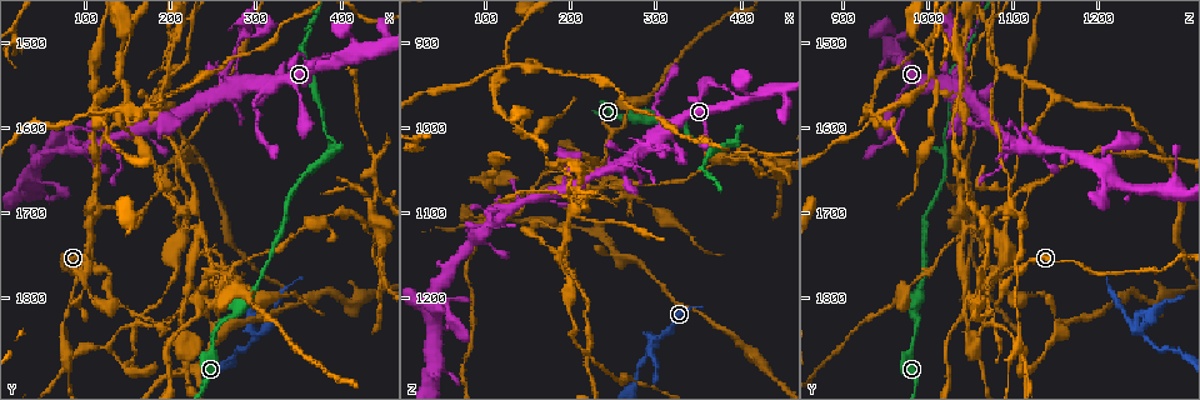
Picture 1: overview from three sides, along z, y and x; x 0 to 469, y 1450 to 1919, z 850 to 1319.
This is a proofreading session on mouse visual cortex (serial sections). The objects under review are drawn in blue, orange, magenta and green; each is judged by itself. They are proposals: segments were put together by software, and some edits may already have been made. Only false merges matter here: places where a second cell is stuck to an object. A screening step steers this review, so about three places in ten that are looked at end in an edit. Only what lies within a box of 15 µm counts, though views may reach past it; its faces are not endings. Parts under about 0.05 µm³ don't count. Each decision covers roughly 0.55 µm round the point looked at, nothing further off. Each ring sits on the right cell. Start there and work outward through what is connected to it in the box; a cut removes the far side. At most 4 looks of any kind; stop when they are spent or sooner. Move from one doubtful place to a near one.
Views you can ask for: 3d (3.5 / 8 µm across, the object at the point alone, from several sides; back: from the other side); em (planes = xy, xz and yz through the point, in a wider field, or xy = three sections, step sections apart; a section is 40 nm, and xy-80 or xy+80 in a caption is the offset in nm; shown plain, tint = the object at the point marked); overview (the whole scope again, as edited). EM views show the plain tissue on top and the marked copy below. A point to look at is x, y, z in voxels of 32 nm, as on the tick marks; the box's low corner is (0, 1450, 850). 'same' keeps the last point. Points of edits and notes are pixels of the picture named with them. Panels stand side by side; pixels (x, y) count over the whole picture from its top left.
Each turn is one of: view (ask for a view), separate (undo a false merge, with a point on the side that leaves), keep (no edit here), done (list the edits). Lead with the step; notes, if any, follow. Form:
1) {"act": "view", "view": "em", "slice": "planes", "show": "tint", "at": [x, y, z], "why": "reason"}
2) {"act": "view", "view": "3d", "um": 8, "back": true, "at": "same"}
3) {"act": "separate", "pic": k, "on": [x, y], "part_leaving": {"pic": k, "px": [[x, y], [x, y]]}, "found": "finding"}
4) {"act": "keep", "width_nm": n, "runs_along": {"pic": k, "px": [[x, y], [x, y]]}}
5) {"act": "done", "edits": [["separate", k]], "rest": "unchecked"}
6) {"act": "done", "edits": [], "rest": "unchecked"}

{"act": "view", "view": "3d", "um": 3.5, "back": true, "at": [250, 1845, 985]}

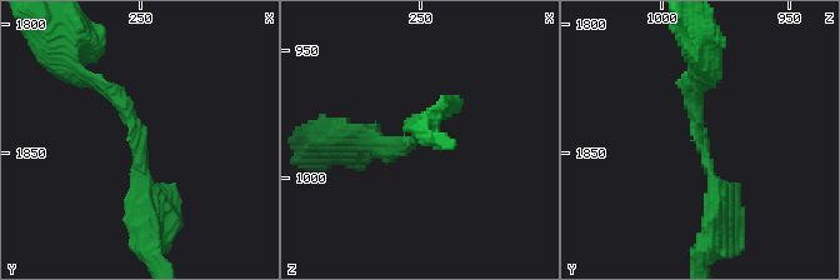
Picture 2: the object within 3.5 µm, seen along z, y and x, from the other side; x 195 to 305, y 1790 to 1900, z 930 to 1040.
{"act": "view", "view": "em", "slice": "xy", "step": 1, "show": "tint", "at": [251, 1846, 985], "arm_widths_nm": [200, 300]}

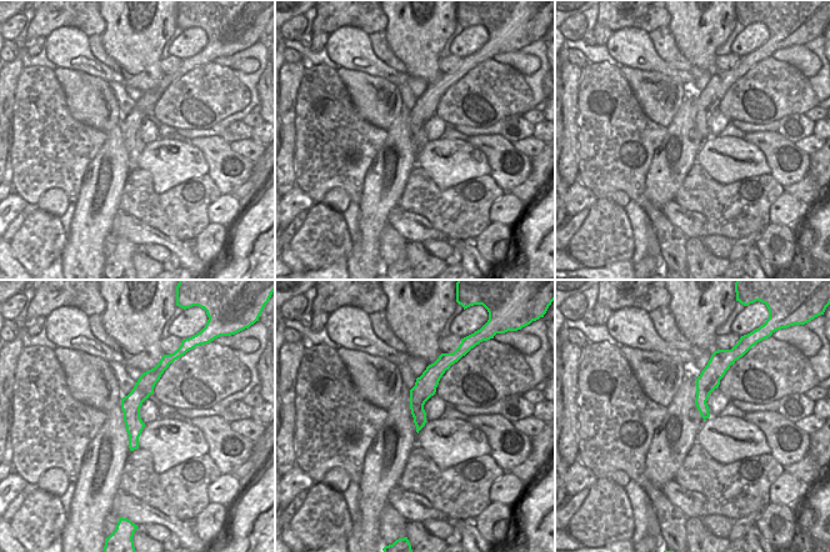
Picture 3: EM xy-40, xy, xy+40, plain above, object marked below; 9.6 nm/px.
{"act": "keep", "width_nm": 190, "runs_along": {"pic": 2, "px": [[148, 221], [133, 118], [90, 83]]}, "found": "all the same cell"}

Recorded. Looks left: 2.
{"act": "view", "view": "3d", "um": 3.5, "at": [130, 1775, 1100], "why": "sharp bend"}

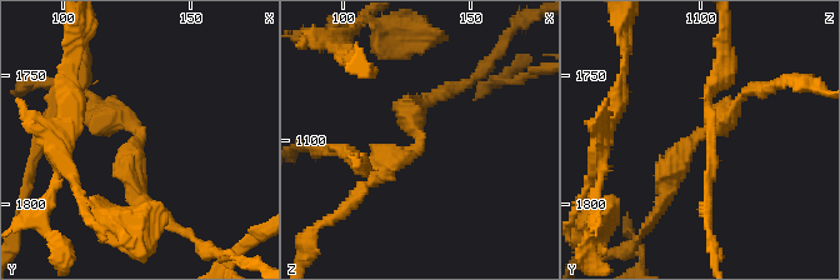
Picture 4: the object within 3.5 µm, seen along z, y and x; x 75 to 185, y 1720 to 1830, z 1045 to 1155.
{"act": "view", "view": "em", "slice": "xy", "step": 3, "show": "tint", "at": [130, 1771, 1102], "arm_widths_nm": [150, 300]}

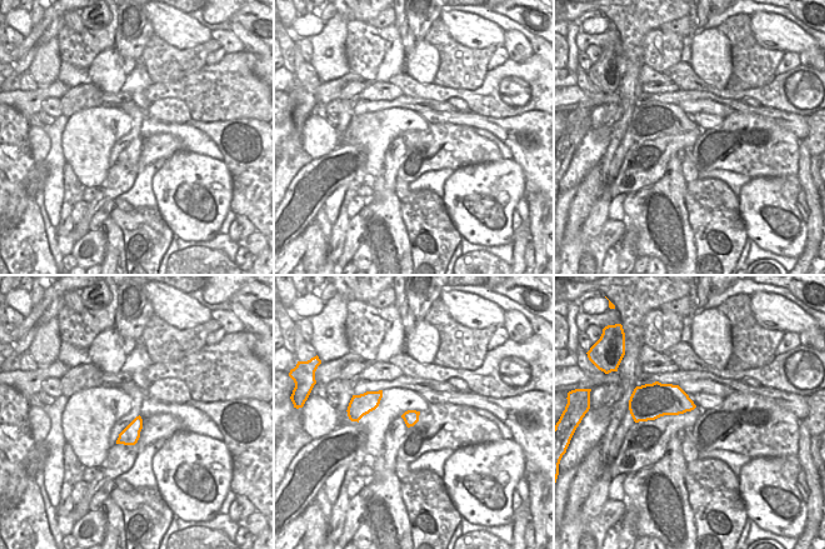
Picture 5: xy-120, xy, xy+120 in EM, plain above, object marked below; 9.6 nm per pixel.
{"act": "keep", "width_nm": 140, "runs_along": {"pic": 4, "px": [[749, 93], [675, 161], [663, 200]]}, "found": "one cell here"}

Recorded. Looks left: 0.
{"act": "done", "edits": [], "rest": "unchecked"}

